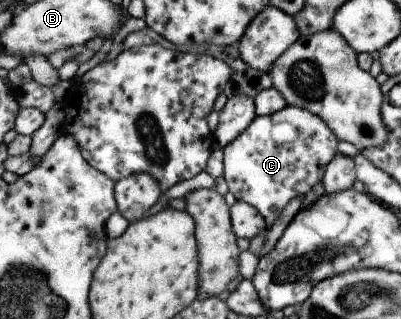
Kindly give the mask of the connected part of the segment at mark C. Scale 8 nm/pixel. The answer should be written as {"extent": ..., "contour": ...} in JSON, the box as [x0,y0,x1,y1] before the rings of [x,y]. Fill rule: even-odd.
{"extent":[222,105,338,228],"contour":[[[287,105],[270,116],[255,116],[247,128],[222,149],[222,177],[227,191],[236,201],[253,206],[268,228],[292,197],[304,196],[322,180],[327,162],[338,151],[337,142],[337,138],[323,120],[300,107]]]}

